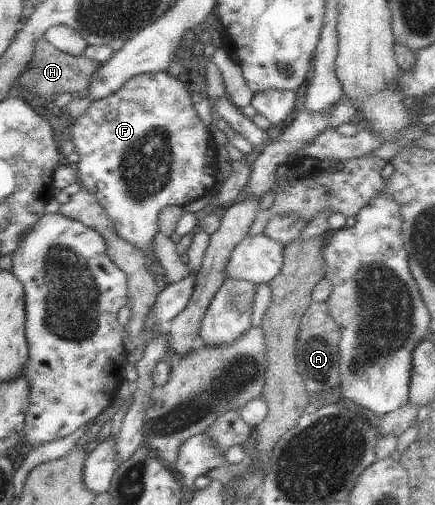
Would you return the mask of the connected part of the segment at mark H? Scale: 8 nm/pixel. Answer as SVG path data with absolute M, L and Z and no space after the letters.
M44 36L33 46L33 54L31 62L25 66L23 74L19 75L17 81L17 93L24 96L27 100L30 98L46 98L59 96L61 94L70 93L81 98L89 96L89 80L93 78L93 74L100 67L99 62L95 62L87 56L73 56L65 52L61 52L49 44Z

